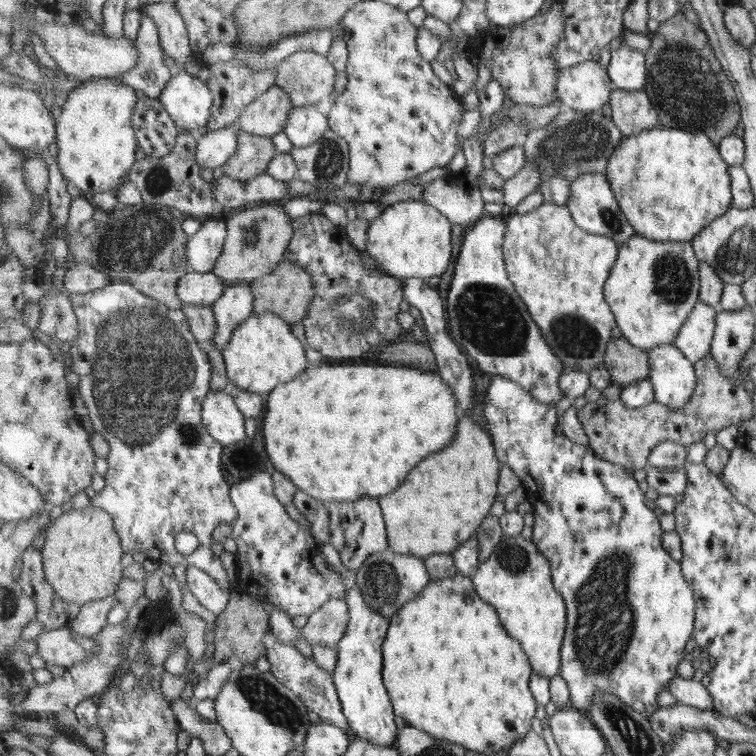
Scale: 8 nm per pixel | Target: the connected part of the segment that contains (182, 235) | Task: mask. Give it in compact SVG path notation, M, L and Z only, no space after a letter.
M142 203L136 205L120 206L108 213L108 218L95 234L103 234L98 246L97 264L93 264L97 270L108 274L112 283L131 283L137 290L149 294L153 299L165 302L166 306L174 310L184 310L185 304L179 299L177 290L180 279L191 272L187 262L187 245L189 234L185 232L182 222L187 218L186 214L178 212L171 206L163 204Z

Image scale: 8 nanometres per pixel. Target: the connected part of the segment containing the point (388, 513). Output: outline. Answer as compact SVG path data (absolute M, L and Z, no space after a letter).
M461 418L461 430L453 446L443 450L443 454L429 456L417 466L417 470L413 470L413 474L409 474L405 486L401 486L389 496L379 498L387 524L389 544L394 552L426 560L433 554L454 553L463 542L467 542L476 534L498 498L498 482L503 465L497 456L491 434L483 429L471 418Z

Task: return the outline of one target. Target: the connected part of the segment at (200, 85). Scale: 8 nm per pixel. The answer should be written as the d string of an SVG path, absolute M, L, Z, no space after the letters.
M176 70L160 99L179 128L206 126L211 118L213 92L203 80L186 71Z

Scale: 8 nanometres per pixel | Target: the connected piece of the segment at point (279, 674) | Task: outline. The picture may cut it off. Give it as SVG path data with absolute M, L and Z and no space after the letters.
M269 628L265 636L265 647L267 647L267 660L270 662L270 670L289 690L292 690L299 698L303 699L305 706L315 712L322 721L341 727L351 735L353 728L349 726L349 720L343 712L343 705L339 698L338 690L333 674L323 670L312 656L304 657L301 652L290 643L283 644Z

